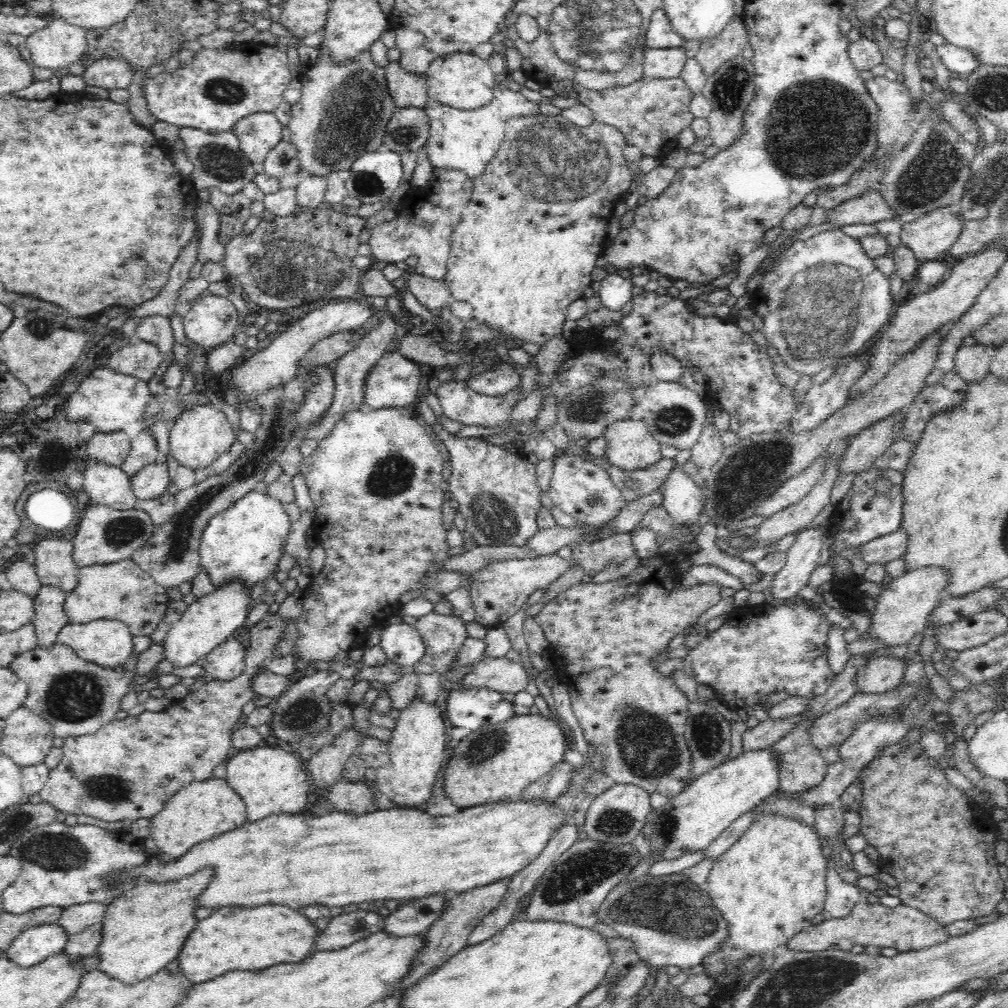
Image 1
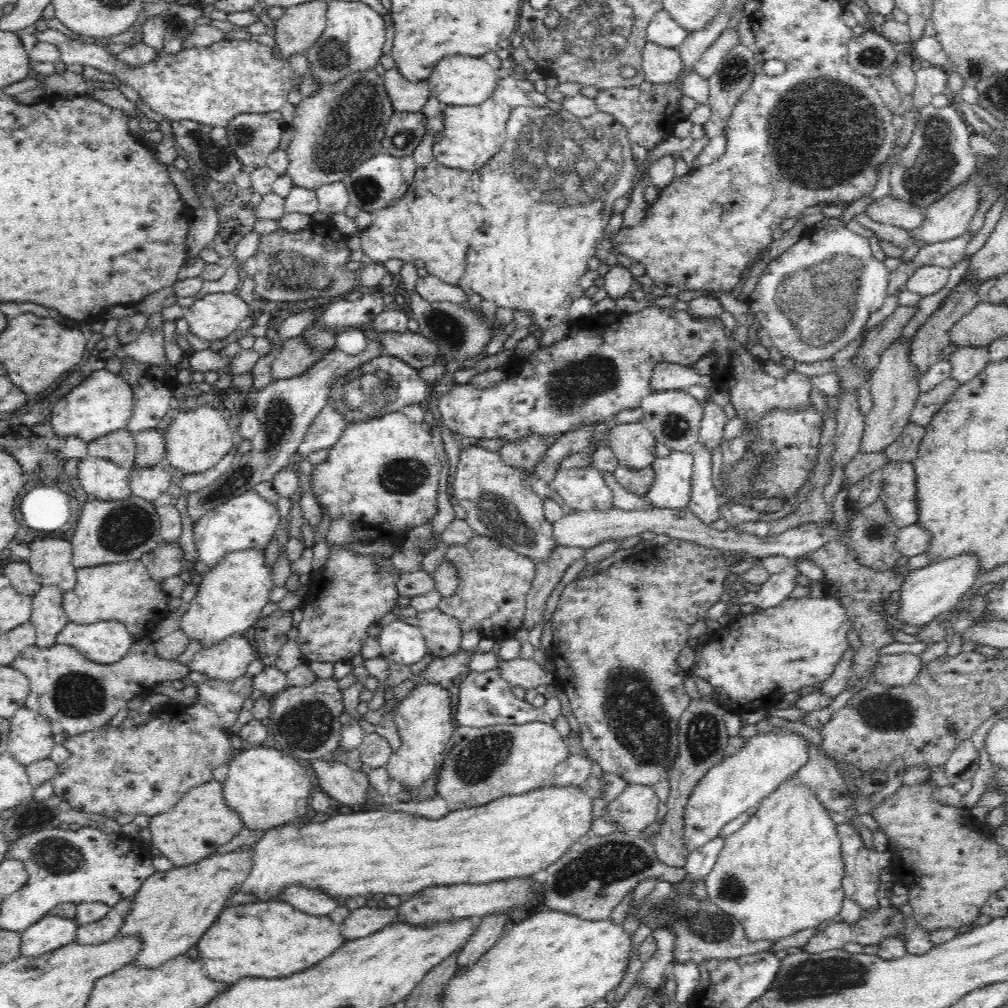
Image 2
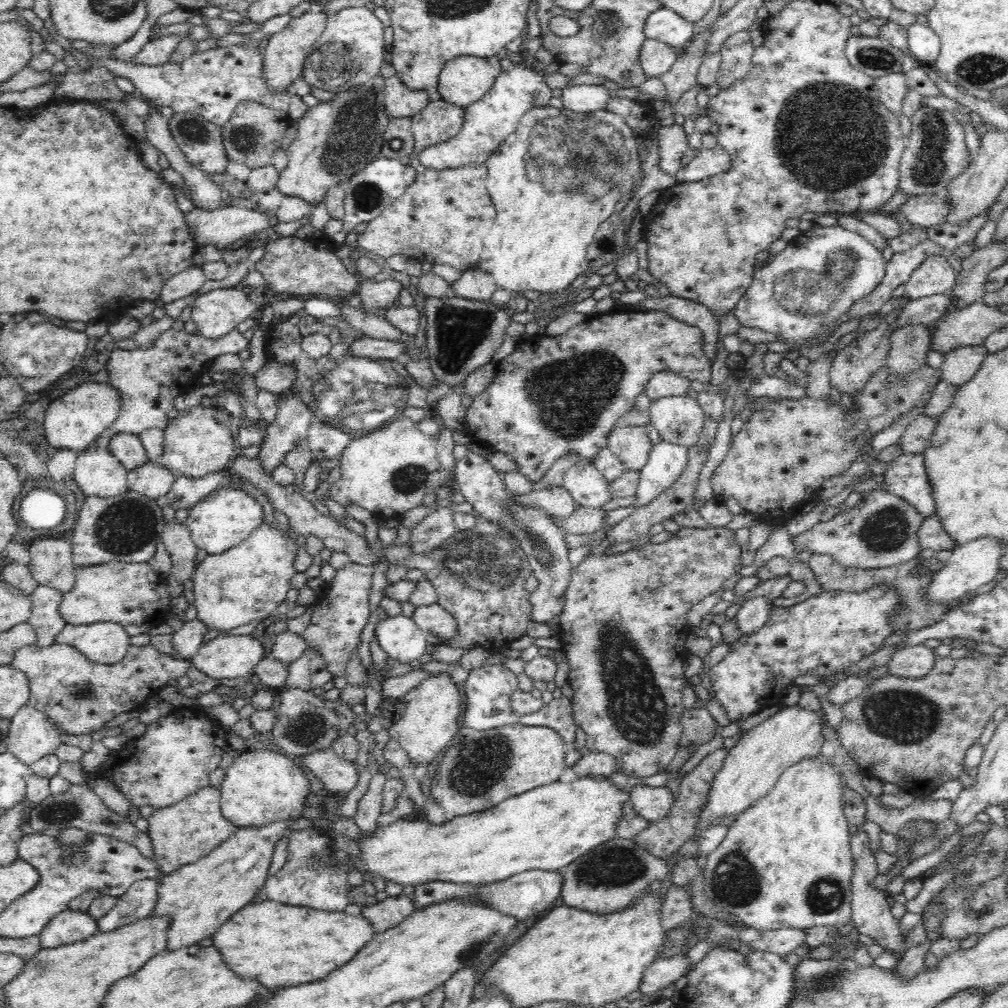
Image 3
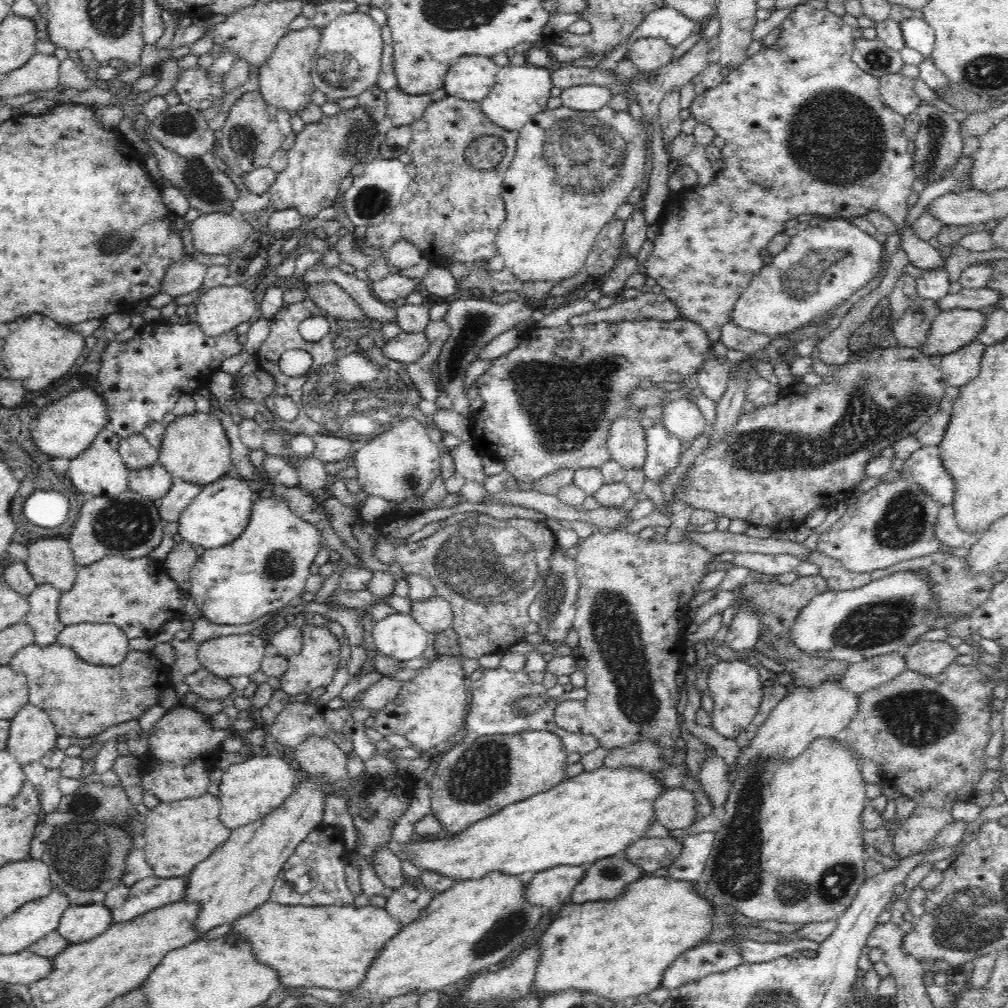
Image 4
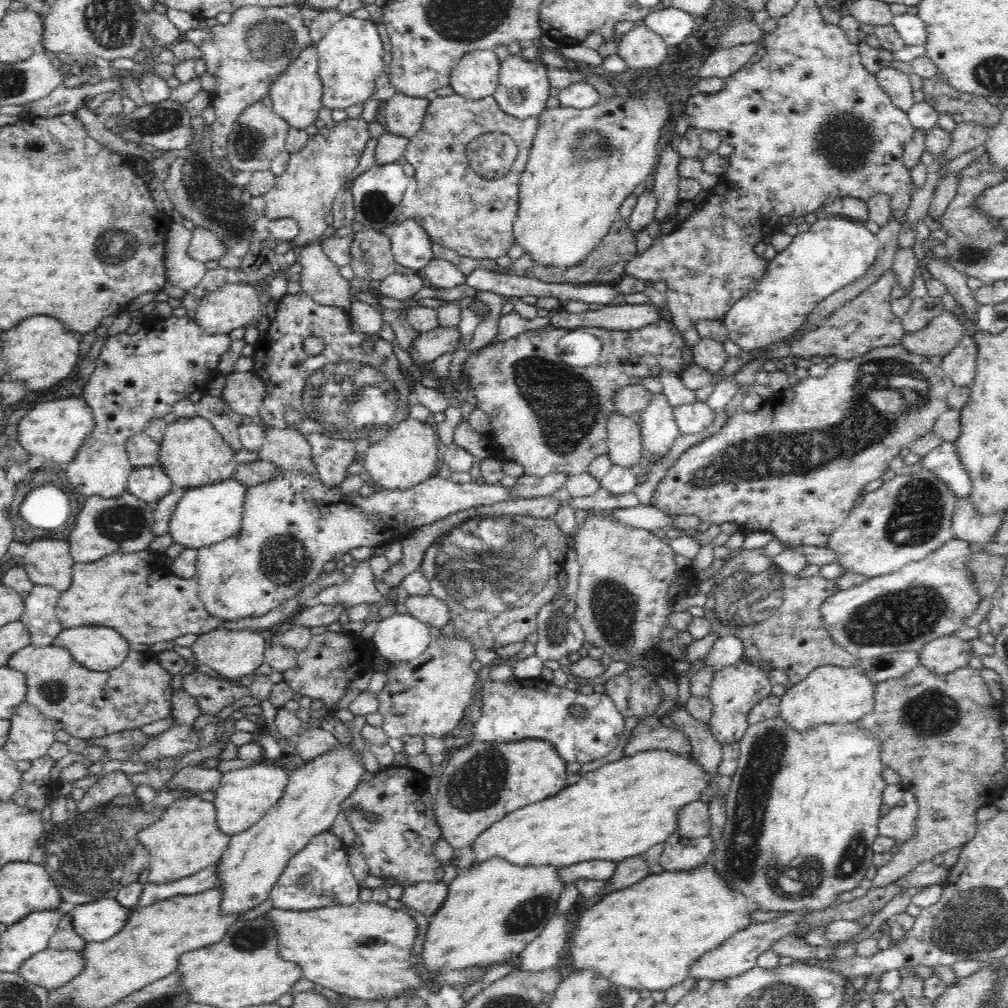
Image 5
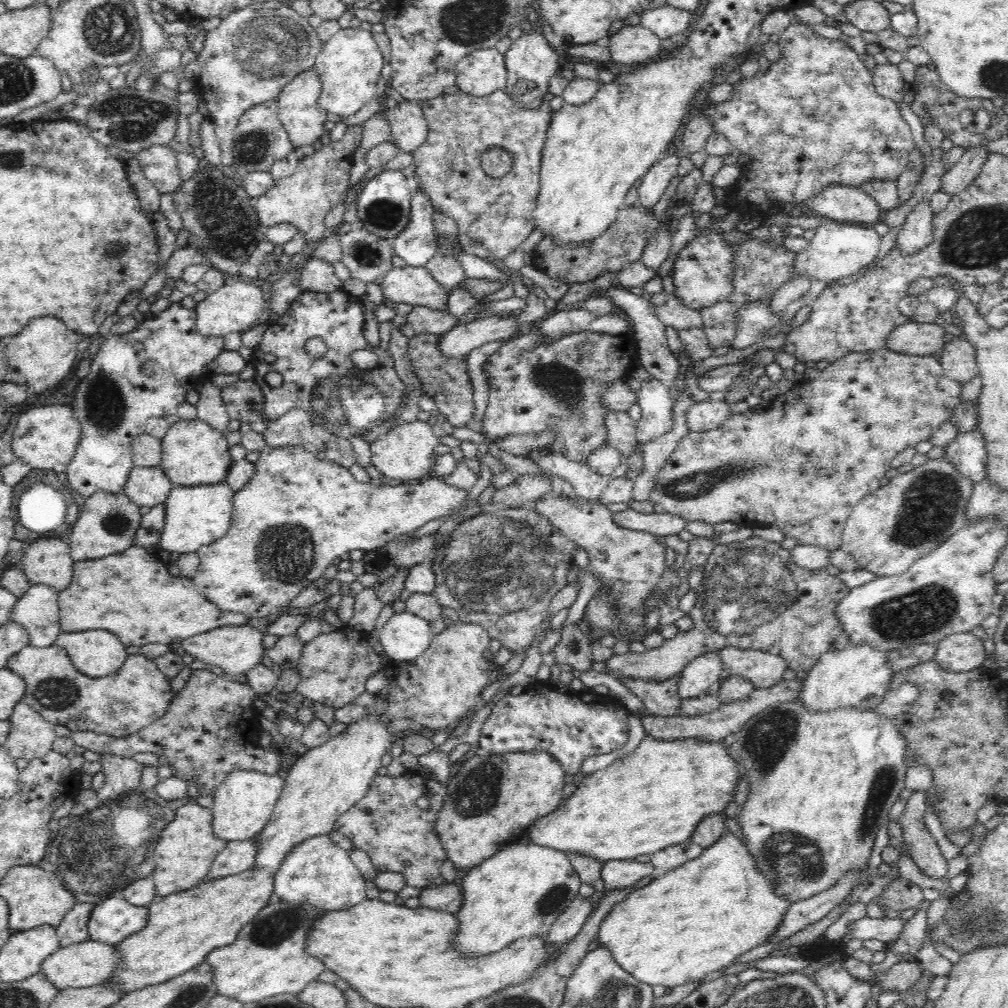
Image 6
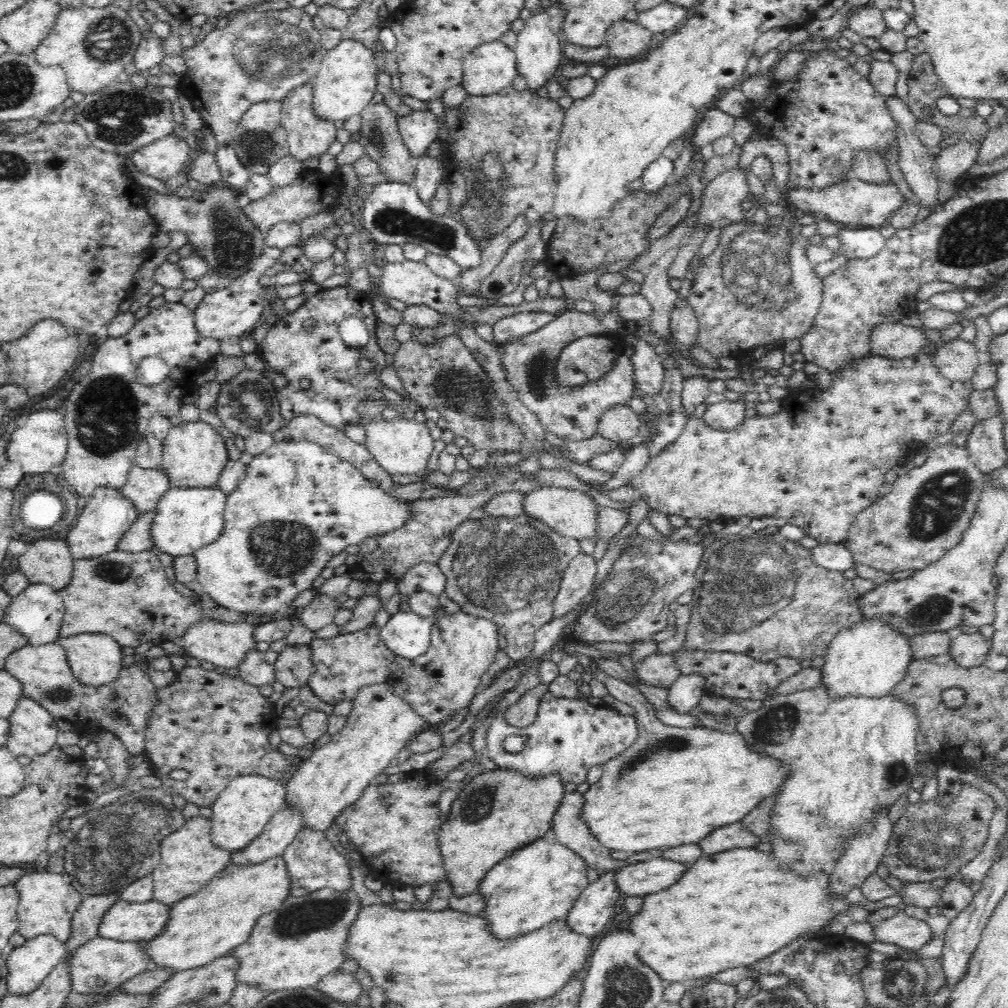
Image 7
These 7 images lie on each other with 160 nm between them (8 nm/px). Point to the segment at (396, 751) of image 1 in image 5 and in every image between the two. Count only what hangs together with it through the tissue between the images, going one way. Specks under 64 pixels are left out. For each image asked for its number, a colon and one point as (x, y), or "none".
2: (424, 718)
3: (424, 720)
4: (431, 707)
5: (426, 696)

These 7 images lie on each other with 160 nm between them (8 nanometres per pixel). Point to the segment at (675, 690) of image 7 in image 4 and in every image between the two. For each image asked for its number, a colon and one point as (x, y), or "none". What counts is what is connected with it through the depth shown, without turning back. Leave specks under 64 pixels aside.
4: (744, 631)
5: (728, 649)
6: (705, 670)

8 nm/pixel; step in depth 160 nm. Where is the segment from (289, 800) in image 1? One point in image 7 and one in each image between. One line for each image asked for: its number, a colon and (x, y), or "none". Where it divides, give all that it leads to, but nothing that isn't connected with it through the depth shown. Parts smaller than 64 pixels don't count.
2: (266, 786)
3: (260, 786)
4: (249, 790)
5: (245, 795)
6: (243, 804)
7: (240, 814)

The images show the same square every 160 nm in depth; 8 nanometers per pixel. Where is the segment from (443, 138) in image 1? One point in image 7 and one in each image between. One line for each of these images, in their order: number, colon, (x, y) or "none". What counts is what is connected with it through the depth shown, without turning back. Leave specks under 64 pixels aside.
2: (472, 135)
3: (487, 122)
4: (520, 92)
5: (524, 86)
6: (531, 61)
7: (539, 55)

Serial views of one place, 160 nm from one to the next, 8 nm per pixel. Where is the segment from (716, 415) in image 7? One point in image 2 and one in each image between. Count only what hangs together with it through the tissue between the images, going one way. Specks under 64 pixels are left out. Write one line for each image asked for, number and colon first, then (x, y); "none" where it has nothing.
2: (674, 417)
3: (679, 420)
4: (682, 417)
5: (692, 418)
6: (703, 416)

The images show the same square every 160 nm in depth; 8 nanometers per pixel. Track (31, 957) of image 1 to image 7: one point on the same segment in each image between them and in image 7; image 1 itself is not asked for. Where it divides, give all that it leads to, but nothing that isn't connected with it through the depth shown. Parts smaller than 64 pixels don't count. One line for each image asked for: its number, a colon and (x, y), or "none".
2: (51, 932)
3: (70, 926)
4: (78, 924)
5: (98, 921)
6: (114, 919)
7: (133, 922)

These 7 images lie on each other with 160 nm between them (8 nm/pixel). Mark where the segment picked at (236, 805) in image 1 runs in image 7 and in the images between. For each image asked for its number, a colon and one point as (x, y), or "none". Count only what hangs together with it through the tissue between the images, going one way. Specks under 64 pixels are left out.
2: (201, 821)
3: (182, 834)
4: (178, 835)
5: (186, 839)
6: (187, 848)
7: (190, 859)

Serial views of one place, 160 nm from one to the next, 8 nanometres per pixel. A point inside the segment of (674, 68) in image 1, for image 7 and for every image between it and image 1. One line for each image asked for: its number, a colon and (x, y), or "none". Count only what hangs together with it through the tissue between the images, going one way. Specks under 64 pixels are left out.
2: (661, 65)
3: (656, 58)
4: (648, 54)
5: (641, 47)
6: (629, 44)
7: (625, 39)

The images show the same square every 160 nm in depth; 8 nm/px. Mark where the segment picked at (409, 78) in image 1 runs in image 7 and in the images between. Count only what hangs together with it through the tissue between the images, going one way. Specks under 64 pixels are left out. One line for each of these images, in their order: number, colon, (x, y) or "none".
2: (406, 96)
3: (400, 101)
4: (403, 109)
5: (405, 115)
6: (409, 129)
7: (418, 130)

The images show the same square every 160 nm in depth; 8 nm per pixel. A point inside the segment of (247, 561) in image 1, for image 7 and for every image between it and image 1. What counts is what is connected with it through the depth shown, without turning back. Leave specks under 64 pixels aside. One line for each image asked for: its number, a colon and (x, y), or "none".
2: (248, 522)
3: (225, 519)
4: (219, 514)
5: (205, 515)
6: (197, 516)
7: (186, 519)

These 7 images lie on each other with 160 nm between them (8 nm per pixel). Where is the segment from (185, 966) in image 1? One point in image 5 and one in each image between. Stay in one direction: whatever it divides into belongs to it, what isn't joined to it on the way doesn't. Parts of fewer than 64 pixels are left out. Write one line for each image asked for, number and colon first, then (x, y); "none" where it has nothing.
2: (271, 939)
3: (278, 945)
4: (332, 947)
5: (362, 950)

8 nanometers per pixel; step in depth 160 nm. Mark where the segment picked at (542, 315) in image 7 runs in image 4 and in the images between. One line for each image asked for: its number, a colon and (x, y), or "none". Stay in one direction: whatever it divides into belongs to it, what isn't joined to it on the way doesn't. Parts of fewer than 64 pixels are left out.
4: (406, 348)
5: (429, 346)
6: (459, 342)

